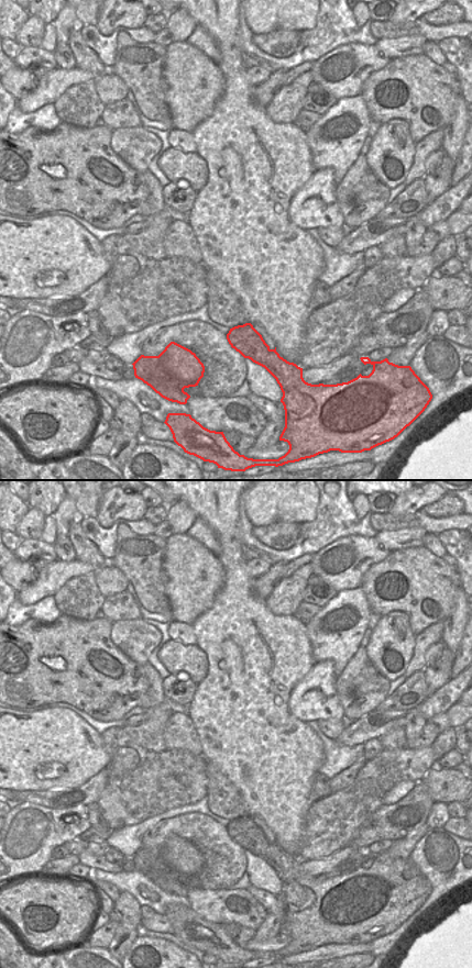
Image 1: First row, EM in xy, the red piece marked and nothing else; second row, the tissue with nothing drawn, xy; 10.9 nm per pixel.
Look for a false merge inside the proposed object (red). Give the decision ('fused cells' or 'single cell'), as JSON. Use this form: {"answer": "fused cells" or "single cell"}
{"answer": "single cell"}

